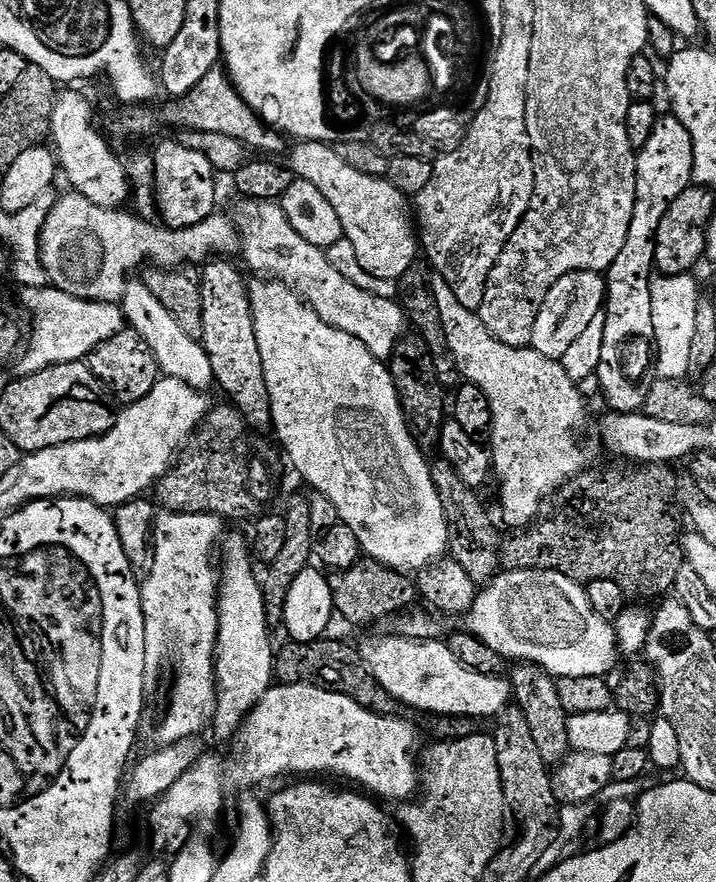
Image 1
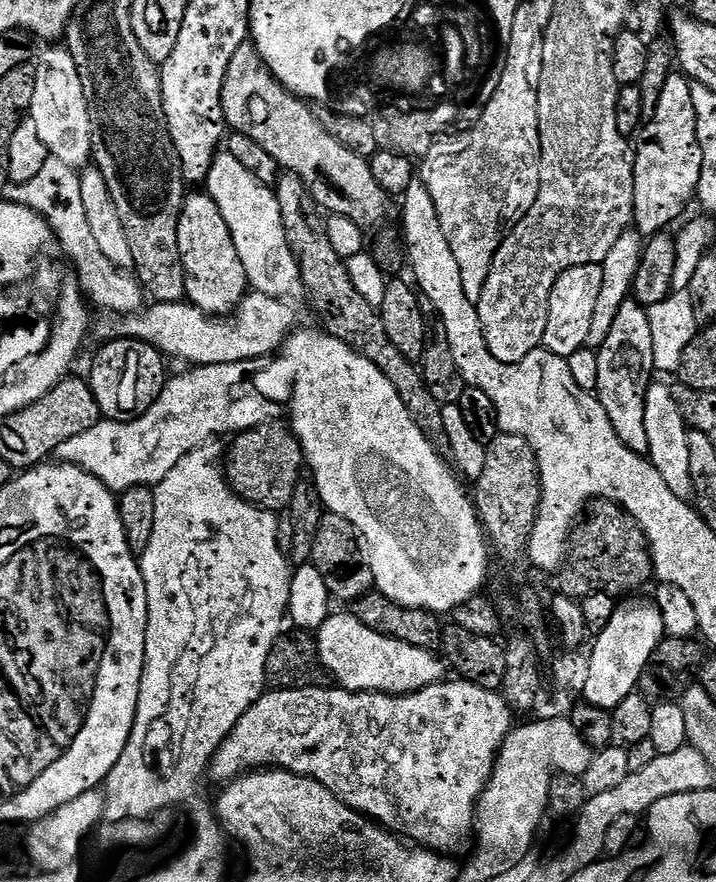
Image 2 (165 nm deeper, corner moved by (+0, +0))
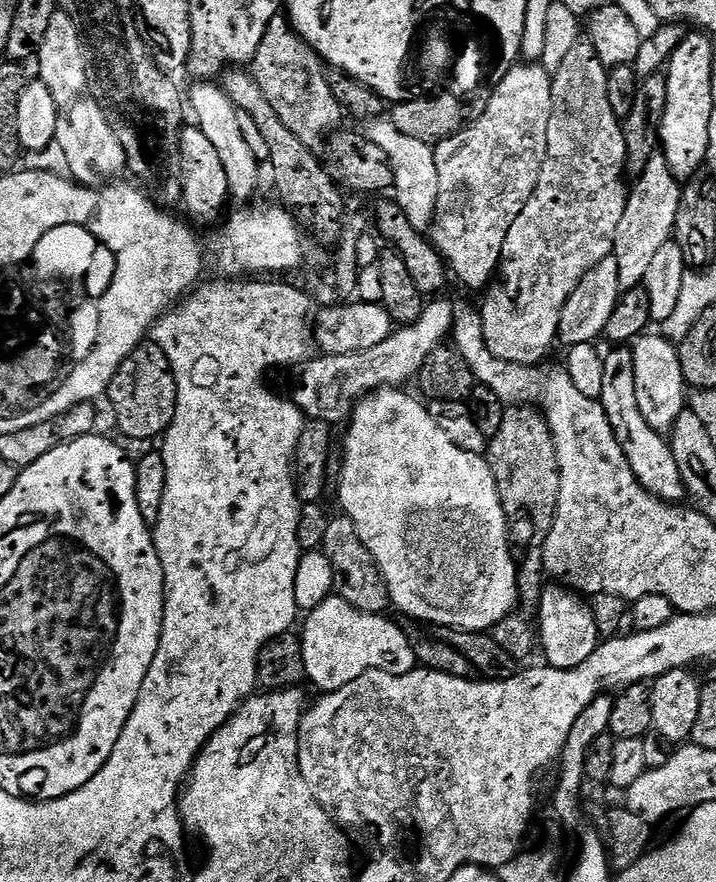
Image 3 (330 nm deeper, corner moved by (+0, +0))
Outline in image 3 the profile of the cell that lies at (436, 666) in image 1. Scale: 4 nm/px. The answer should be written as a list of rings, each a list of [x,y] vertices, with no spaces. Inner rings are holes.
[[[335,594],[307,613],[300,645],[310,684],[312,680],[313,686],[325,693],[338,690],[374,670],[395,676],[413,672],[418,667],[417,649],[408,641],[407,634],[388,618],[384,614],[359,612]]]

